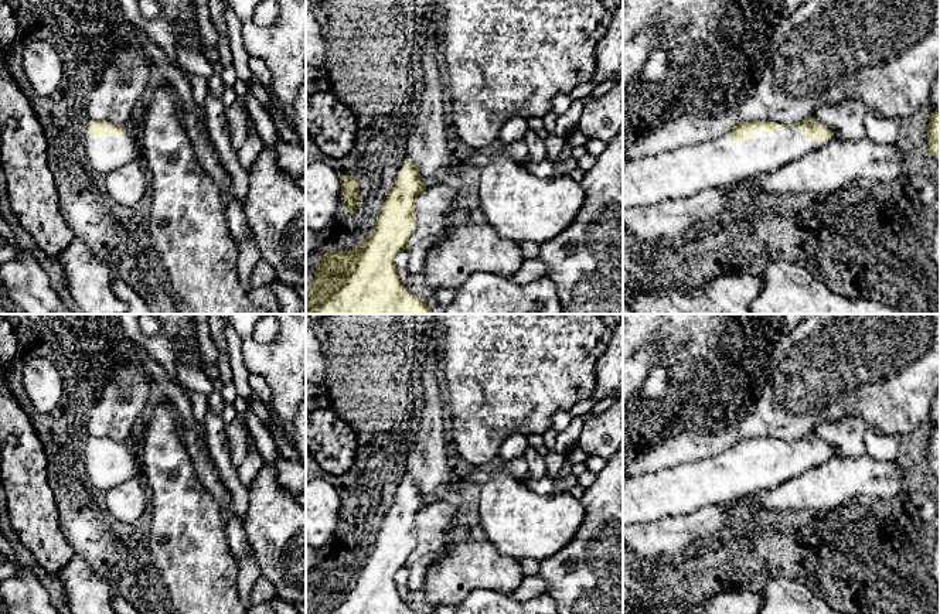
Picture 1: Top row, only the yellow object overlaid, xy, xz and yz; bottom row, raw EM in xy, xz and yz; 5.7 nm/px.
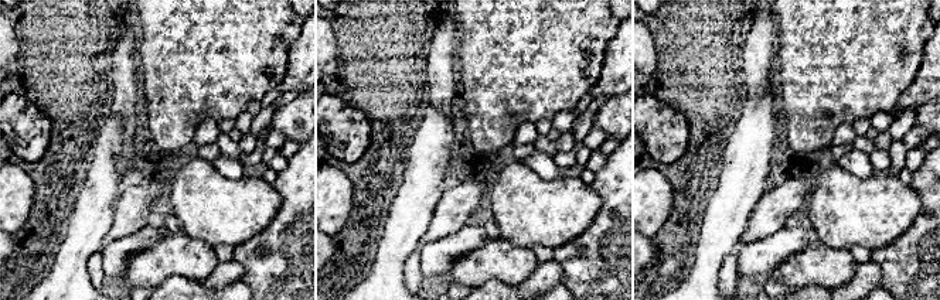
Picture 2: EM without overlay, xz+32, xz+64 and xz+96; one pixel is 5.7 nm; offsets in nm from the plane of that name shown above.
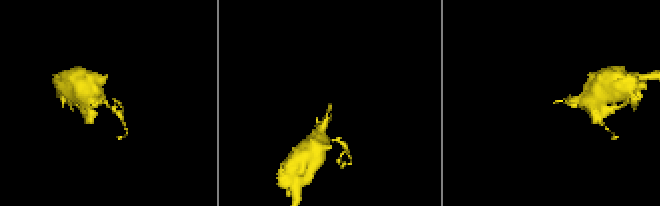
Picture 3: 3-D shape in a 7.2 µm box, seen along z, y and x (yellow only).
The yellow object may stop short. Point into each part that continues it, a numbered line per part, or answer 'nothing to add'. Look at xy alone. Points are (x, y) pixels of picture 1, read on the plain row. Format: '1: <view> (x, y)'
1: xy (105, 470)

